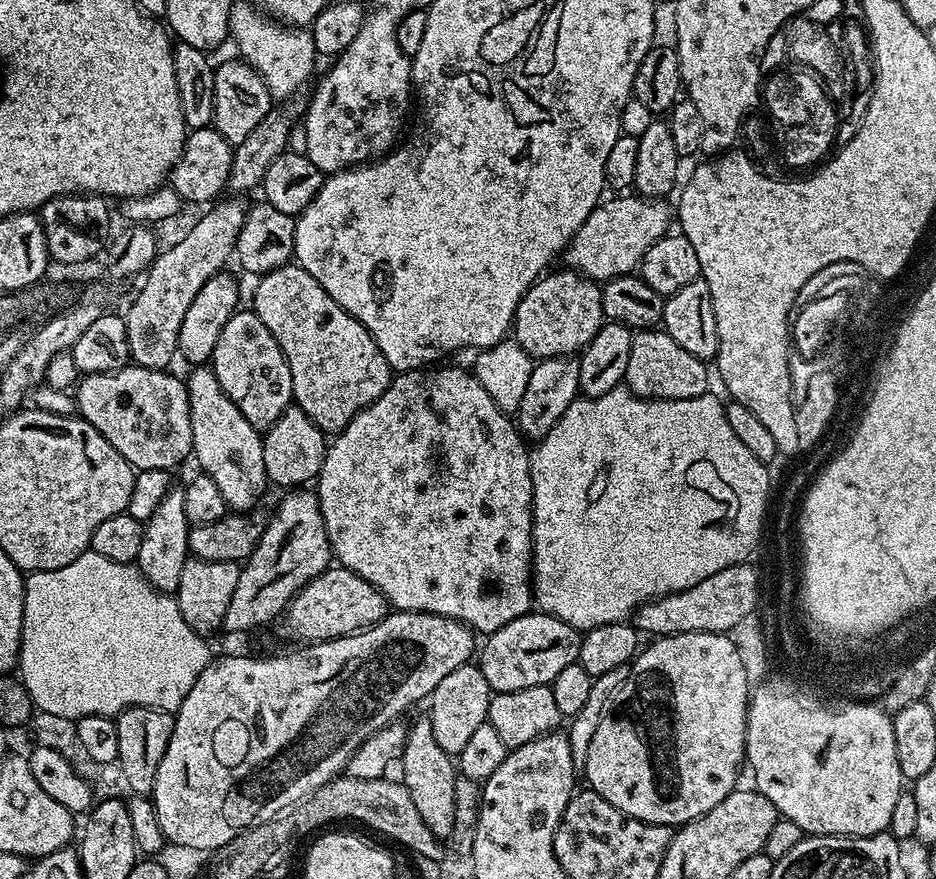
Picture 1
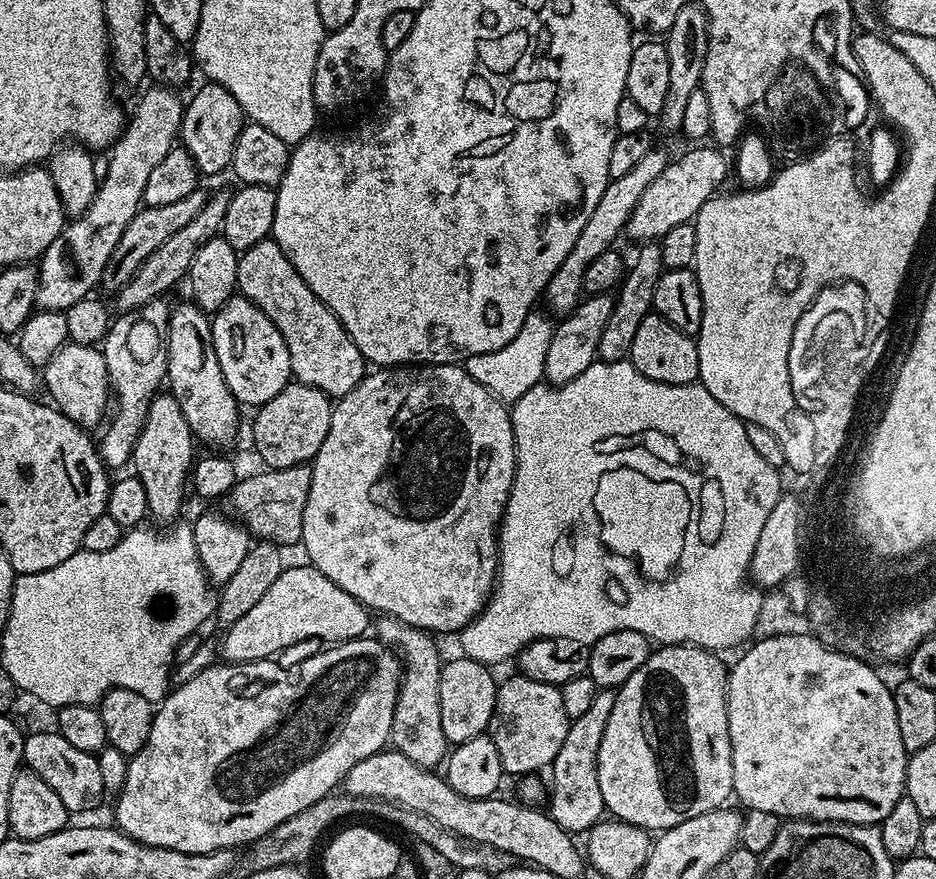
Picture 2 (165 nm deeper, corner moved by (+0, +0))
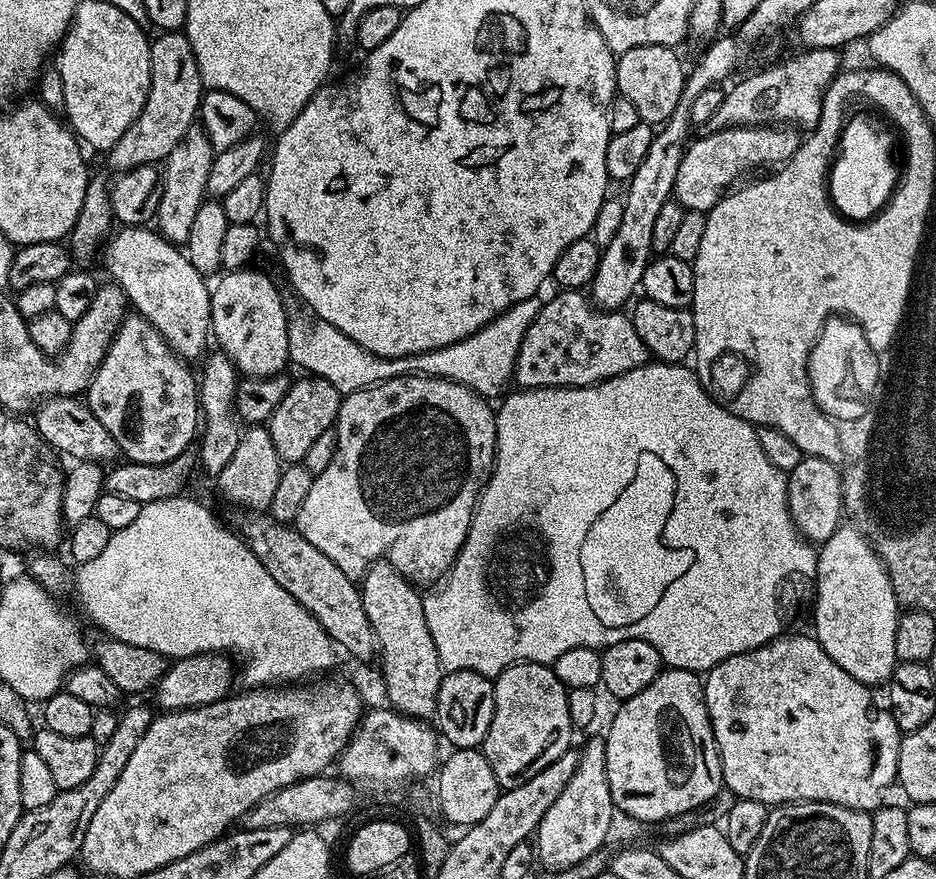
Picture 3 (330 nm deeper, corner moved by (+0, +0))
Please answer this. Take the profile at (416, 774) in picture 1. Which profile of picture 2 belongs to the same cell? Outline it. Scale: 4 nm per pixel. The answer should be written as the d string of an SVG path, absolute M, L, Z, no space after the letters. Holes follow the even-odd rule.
M381 615L375 621L374 632L382 643L395 650L402 657L400 693L394 706L394 722L390 744L393 749L420 768L436 770L445 763L450 751L446 734L442 734L442 702L440 701L440 669L442 659L436 649L433 633L423 632L409 624L395 620L393 616Z

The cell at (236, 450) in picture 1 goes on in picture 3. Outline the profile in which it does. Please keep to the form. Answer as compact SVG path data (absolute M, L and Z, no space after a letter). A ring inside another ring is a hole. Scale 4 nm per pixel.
M148 226L119 230L109 235L102 248L104 264L112 275L109 277L124 291L127 303L162 334L175 356L185 362L199 361L209 351L212 331L212 293L209 281L204 281L205 273L194 270L187 255L159 231Z

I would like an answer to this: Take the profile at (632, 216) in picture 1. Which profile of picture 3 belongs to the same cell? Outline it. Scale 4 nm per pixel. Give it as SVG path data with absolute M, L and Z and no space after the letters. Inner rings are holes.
M745 126L708 132L701 140L693 139L684 149L682 166L678 166L674 199L687 211L707 214L743 172L763 164L783 166L800 149L801 137L792 132L795 131L780 126Z

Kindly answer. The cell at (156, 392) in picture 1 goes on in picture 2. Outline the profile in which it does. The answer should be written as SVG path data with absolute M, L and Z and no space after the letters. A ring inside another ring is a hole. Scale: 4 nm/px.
M71 342L65 344L63 348L58 350L58 354L54 354L54 358L50 358L48 364L43 365L42 384L45 389L48 387L48 392L52 395L50 397L51 403L60 409L60 413L85 430L95 429L100 421L105 419L106 413L109 411L110 389L106 374L106 358L99 347Z

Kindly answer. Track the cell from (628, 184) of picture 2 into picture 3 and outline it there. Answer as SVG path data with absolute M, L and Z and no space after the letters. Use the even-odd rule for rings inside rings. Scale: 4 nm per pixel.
M813 48L801 51L801 56L792 56L785 64L774 64L753 76L745 78L725 91L722 106L710 118L708 132L745 126L772 126L779 122L784 126L801 124L804 130L815 130L820 121L820 111L826 90L841 71L841 53L835 48Z

